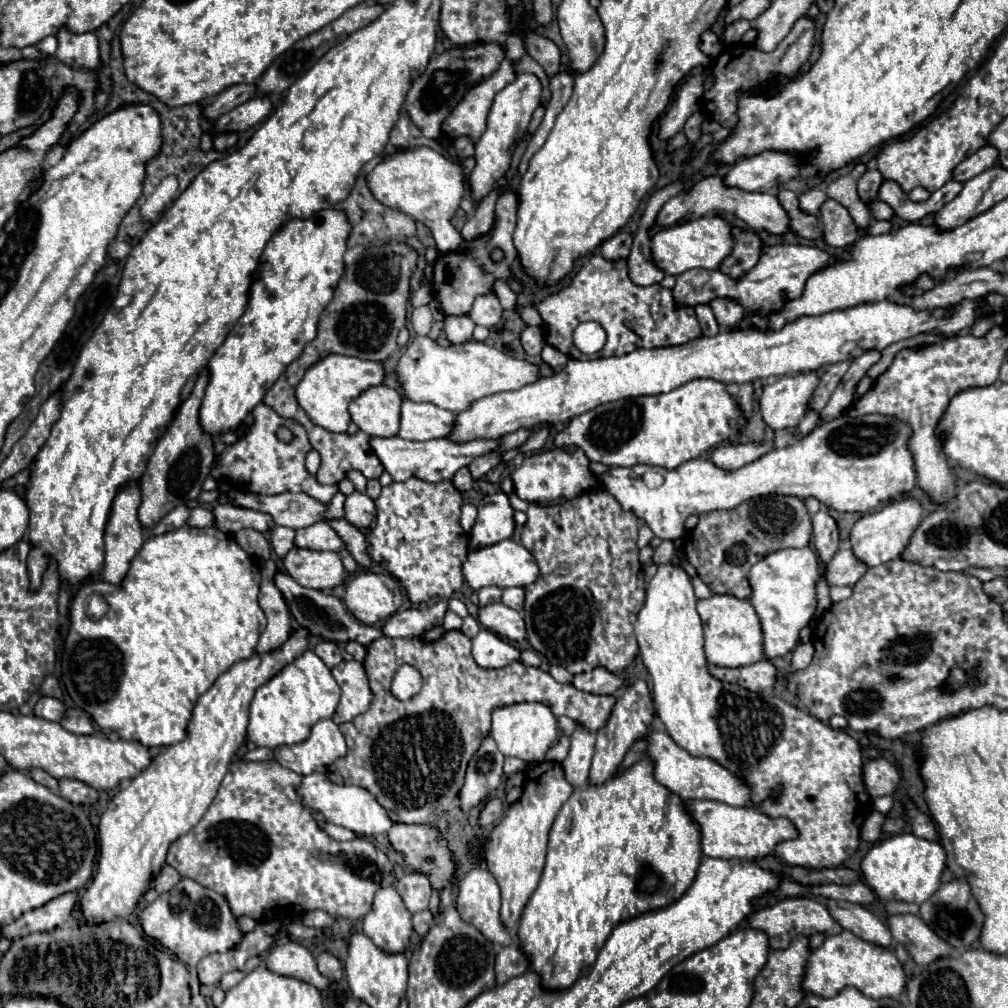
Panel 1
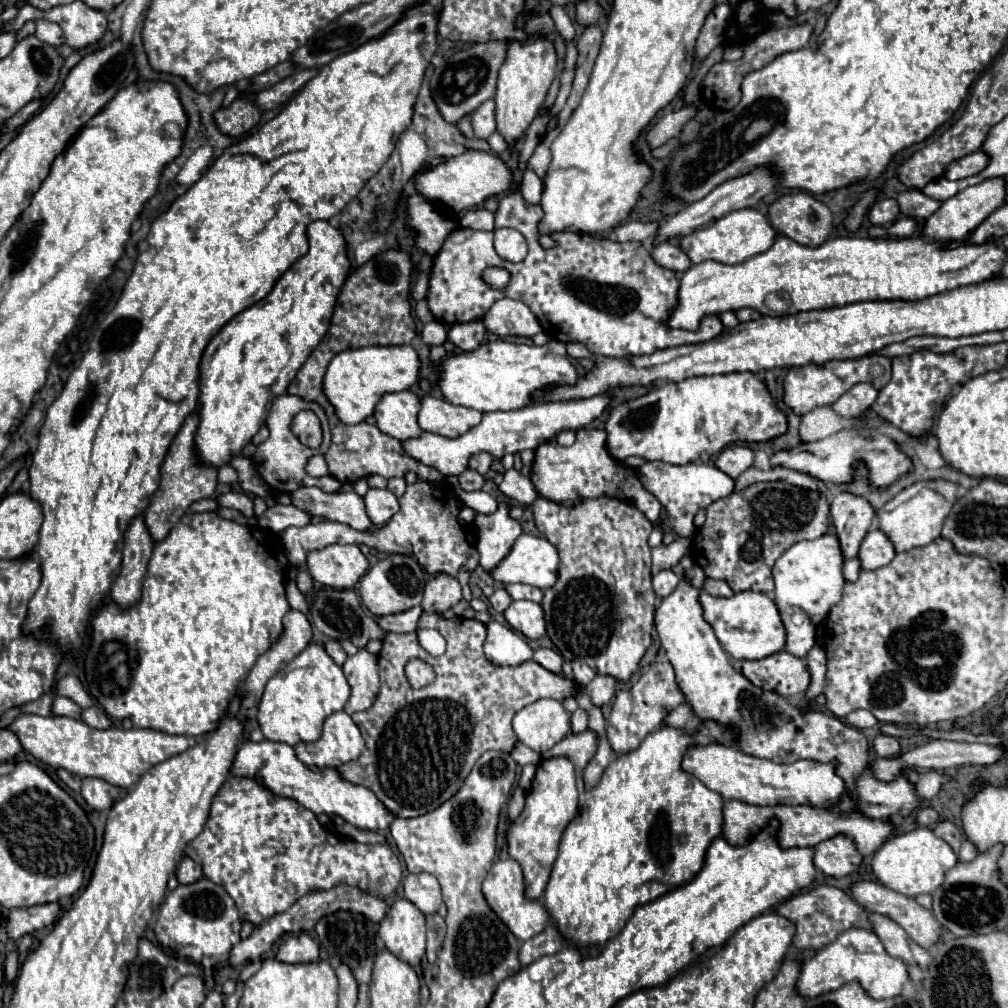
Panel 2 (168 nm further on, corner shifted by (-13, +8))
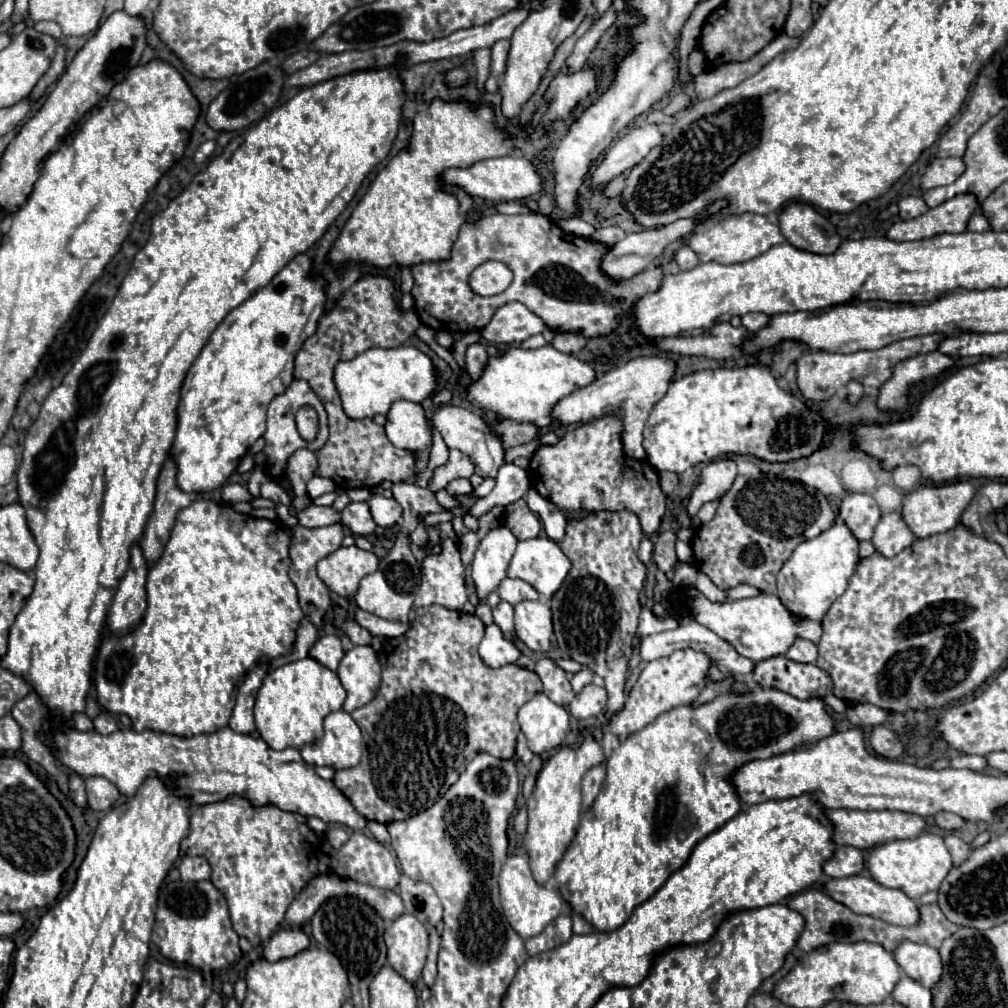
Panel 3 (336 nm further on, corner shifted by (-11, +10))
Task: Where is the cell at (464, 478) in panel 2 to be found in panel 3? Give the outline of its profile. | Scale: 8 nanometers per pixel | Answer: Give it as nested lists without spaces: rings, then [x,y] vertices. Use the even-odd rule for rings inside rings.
[[[459,478],[459,480],[453,480],[447,488],[445,488],[451,496],[463,496],[463,494],[469,494],[473,490],[471,482],[465,480],[465,478]]]

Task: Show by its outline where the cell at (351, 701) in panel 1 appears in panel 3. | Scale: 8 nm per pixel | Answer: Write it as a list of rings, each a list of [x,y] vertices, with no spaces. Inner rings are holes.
[[[355,646],[345,652],[337,676],[347,690],[347,700],[343,704],[345,712],[353,712],[365,706],[377,692],[381,682],[381,666],[377,652],[371,646]]]

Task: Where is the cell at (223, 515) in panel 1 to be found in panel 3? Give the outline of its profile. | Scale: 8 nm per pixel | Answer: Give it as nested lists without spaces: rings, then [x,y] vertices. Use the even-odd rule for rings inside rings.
[[[311,504],[307,510],[297,514],[299,524],[305,528],[321,528],[341,522],[341,514],[333,506],[315,506]]]

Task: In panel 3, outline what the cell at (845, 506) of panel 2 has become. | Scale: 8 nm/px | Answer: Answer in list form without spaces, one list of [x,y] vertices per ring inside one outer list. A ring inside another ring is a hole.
[[[849,494],[839,506],[839,514],[859,540],[871,540],[881,518],[879,506],[871,494]]]

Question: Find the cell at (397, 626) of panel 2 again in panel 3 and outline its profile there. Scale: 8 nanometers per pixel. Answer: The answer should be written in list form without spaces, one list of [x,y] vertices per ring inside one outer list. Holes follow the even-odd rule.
[[[365,610],[355,612],[355,622],[359,626],[363,626],[365,630],[369,630],[371,636],[381,636],[381,638],[397,638],[409,630],[409,624],[389,622],[389,620],[375,616],[375,614],[369,614]]]

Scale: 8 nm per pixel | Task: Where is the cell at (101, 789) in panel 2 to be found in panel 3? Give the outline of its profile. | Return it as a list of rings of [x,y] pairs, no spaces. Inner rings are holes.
[[[85,778],[87,784],[87,798],[91,810],[109,810],[119,800],[119,790],[105,778]]]

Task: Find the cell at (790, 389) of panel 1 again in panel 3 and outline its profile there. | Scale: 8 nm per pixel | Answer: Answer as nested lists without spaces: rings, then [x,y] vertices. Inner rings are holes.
[[[927,334],[927,336],[917,336],[917,338],[907,338],[893,342],[889,346],[883,346],[879,350],[857,350],[851,354],[839,354],[839,352],[811,352],[803,354],[797,360],[797,384],[807,400],[827,400],[831,398],[841,386],[845,386],[849,380],[859,380],[863,384],[869,384],[873,388],[883,386],[891,374],[893,366],[905,358],[913,358],[917,354],[929,354],[935,352],[941,344],[945,334]]]

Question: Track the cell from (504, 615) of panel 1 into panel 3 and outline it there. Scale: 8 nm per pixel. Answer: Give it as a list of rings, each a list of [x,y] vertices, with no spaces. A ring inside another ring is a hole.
[[[539,600],[519,602],[515,606],[515,626],[519,640],[523,640],[529,650],[547,652],[551,648],[553,622],[549,604]]]

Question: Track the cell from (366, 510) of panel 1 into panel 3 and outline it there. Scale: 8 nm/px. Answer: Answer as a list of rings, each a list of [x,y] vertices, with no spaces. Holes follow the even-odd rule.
[[[373,494],[369,500],[369,508],[377,526],[383,526],[383,528],[395,526],[403,514],[401,506],[393,498],[385,498],[383,494]]]

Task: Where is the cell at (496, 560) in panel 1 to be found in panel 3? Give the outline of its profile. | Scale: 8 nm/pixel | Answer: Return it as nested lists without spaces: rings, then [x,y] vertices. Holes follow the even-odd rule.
[[[539,536],[517,544],[507,576],[529,582],[541,596],[551,600],[551,596],[561,588],[569,570],[571,562],[559,544],[547,536]]]

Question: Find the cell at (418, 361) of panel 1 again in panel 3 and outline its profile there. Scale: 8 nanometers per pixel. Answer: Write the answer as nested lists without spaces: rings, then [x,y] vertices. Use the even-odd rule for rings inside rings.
[[[551,344],[525,350],[519,346],[505,348],[501,356],[491,356],[483,376],[467,388],[467,398],[473,406],[495,412],[501,418],[509,418],[515,422],[529,422],[537,428],[559,428],[557,420],[551,416],[555,404],[577,388],[583,388],[595,380],[595,370],[591,364],[577,360],[571,354],[563,354],[555,350]]]

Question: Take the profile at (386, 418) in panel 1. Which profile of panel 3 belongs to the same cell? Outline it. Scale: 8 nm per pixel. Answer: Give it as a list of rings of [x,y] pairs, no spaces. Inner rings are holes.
[[[395,402],[387,414],[385,432],[391,444],[403,450],[421,452],[433,444],[431,426],[425,418],[423,406],[415,402]]]

